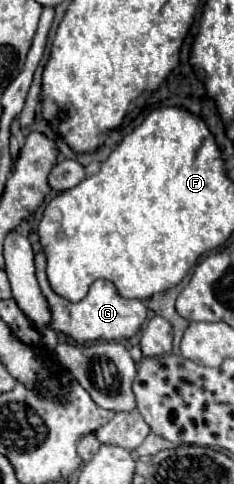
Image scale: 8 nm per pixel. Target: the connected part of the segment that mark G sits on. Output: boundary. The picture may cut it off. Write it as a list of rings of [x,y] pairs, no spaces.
[[[44,252],[36,254],[36,278],[38,278],[38,284],[40,284],[40,290],[42,290],[44,298],[48,300],[50,312],[52,312],[52,322],[48,326],[56,332],[62,332],[62,334],[70,336],[78,344],[86,344],[86,342],[94,342],[94,340],[116,340],[118,342],[118,340],[132,338],[140,330],[140,326],[144,324],[144,320],[148,316],[148,308],[140,300],[122,298],[116,292],[114,284],[110,284],[108,280],[96,280],[90,286],[90,292],[86,294],[86,298],[80,300],[78,304],[72,304],[72,302],[64,300],[48,284]]]

